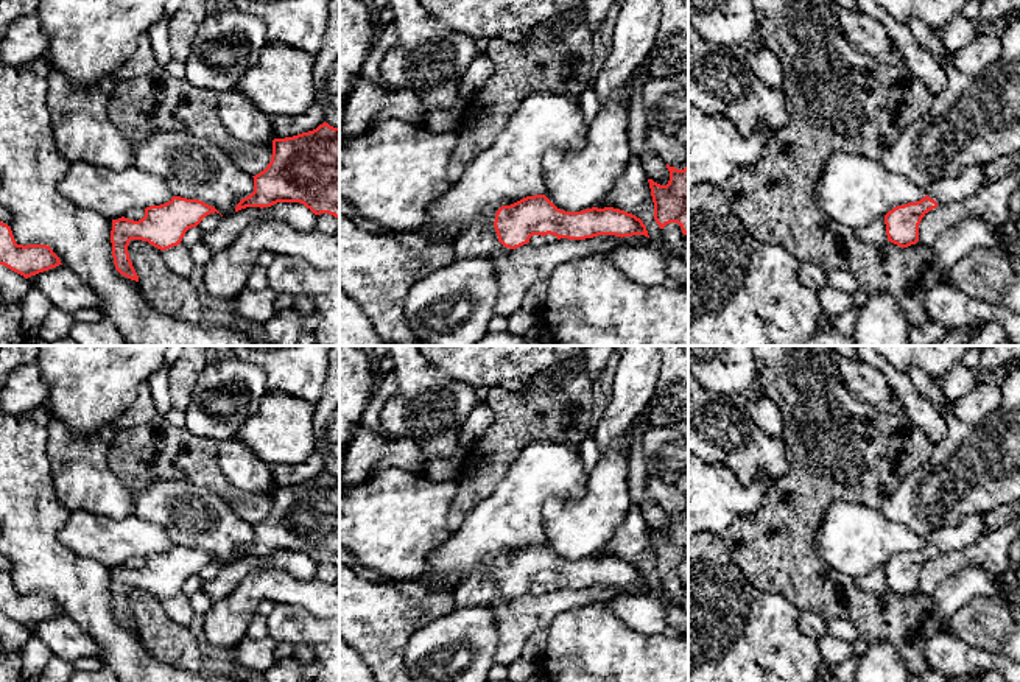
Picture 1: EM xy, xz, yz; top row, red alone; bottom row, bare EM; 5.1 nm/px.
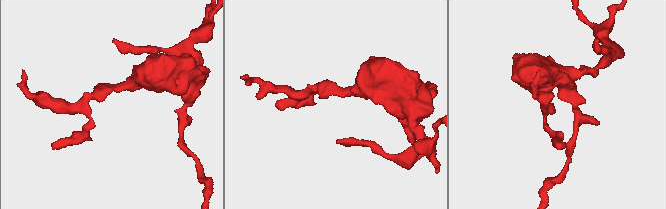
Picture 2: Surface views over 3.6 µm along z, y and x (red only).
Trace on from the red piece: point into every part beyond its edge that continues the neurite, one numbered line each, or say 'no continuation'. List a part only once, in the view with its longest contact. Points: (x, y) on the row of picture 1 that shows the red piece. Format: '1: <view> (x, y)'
1: yz (949, 190)

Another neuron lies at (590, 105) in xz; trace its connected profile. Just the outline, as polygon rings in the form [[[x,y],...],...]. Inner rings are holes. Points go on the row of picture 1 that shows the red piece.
[[[589,86],[581,93],[579,104],[581,104],[581,109],[582,109],[586,128],[589,128],[590,123],[593,121],[593,118],[596,117],[596,114],[601,109],[601,101],[598,100],[598,97],[595,93],[593,86]]]

